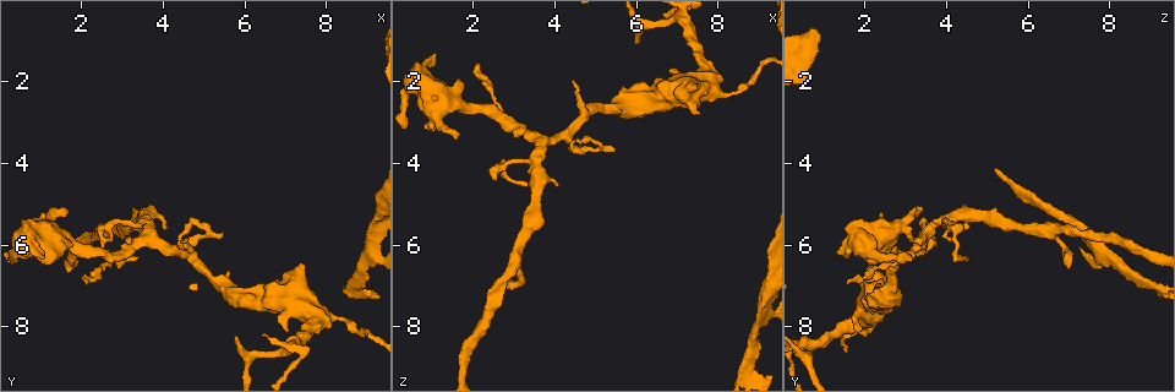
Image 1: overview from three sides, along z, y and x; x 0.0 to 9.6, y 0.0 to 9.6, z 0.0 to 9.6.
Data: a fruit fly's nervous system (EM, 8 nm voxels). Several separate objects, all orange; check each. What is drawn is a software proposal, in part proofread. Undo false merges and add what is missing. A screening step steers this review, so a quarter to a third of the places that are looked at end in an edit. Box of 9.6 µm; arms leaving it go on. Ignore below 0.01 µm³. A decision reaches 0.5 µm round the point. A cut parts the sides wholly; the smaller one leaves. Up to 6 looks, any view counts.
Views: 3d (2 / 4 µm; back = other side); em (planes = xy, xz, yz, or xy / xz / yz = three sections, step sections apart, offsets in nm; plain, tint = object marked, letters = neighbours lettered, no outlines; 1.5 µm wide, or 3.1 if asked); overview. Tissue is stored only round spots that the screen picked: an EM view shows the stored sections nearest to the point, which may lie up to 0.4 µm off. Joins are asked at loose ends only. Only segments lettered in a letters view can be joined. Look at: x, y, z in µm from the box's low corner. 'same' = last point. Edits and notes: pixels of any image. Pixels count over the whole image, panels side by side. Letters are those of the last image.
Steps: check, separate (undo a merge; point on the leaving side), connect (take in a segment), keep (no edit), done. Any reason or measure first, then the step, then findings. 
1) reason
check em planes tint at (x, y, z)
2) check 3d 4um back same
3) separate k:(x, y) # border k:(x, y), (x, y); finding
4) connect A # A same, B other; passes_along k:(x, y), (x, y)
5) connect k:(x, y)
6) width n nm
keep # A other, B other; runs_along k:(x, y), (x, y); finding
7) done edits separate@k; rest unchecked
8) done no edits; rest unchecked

free end
check 3d 4um at (1.60, 5.05, 3.35)

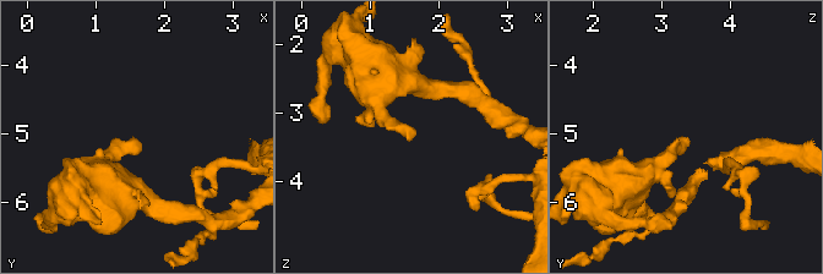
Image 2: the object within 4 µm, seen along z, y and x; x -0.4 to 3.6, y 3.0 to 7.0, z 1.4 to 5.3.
check em planes letters at (1.55, 5.05, 3.40)

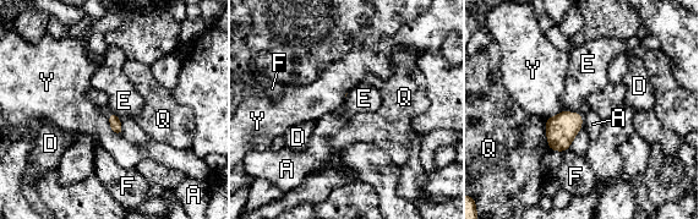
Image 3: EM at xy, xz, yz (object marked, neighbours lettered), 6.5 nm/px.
longest_contact Q 200 nm
keep # A other, D other, E other, F other, Q other, Y other; border 3:(563, 109), (580, 114); none of them fits

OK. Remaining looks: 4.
two arms in line, one across
check 3d 2um at (3.10, 5.65, 6.45)

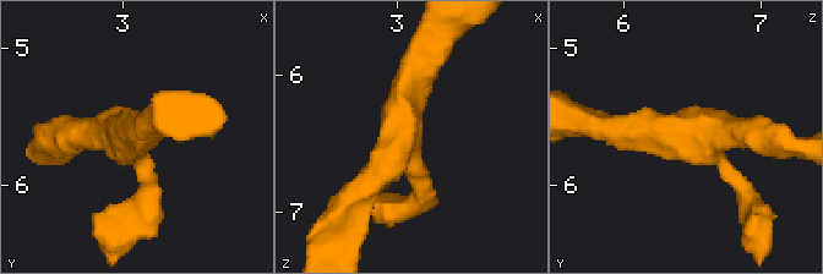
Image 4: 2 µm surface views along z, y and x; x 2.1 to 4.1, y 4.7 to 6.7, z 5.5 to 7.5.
now the EM
check em planes tint at (3.06, 5.64, 6.42)

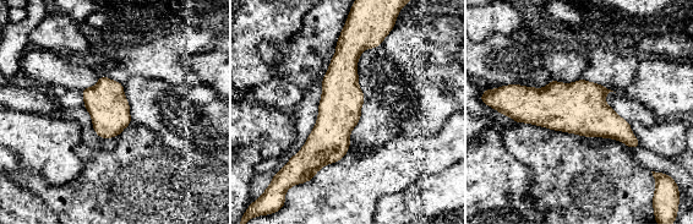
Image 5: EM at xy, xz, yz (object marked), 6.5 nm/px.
check em planes letters same

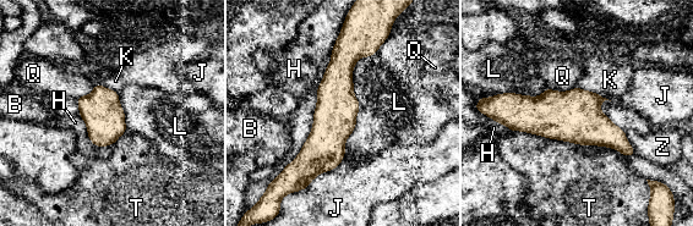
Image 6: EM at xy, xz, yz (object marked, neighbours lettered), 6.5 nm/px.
width 260 nm
keep # B other, H other, J other, K other, L other, Q other, T other, Z other; continuous, no second cell

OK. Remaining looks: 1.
done no edits; rest unchecked

